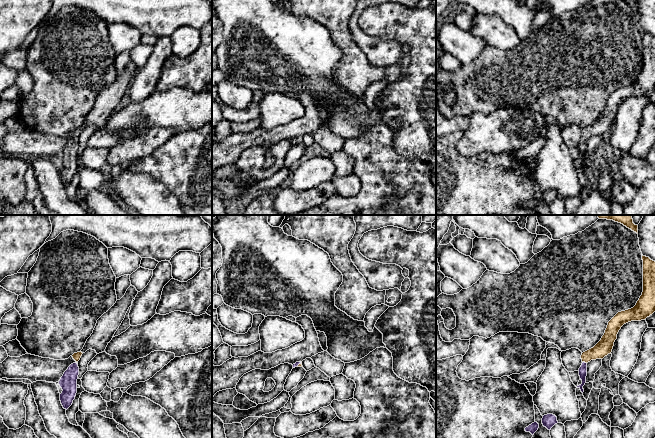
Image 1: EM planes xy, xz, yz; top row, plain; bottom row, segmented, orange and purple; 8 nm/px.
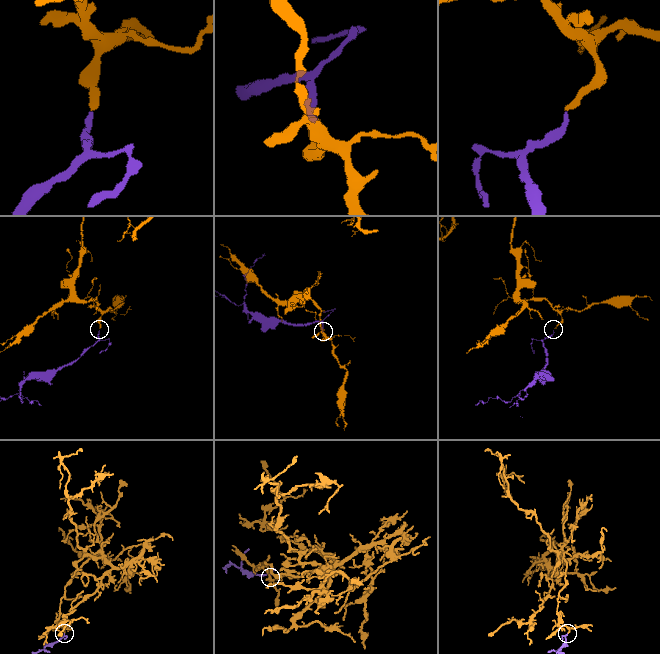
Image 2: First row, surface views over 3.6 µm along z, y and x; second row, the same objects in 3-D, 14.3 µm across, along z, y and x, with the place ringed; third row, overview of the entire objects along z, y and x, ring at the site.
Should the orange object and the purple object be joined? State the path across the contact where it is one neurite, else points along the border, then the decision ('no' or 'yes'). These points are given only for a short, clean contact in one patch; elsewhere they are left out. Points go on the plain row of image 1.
across yz (604, 123), (593, 129), (585, 138), (582, 146) | yes

